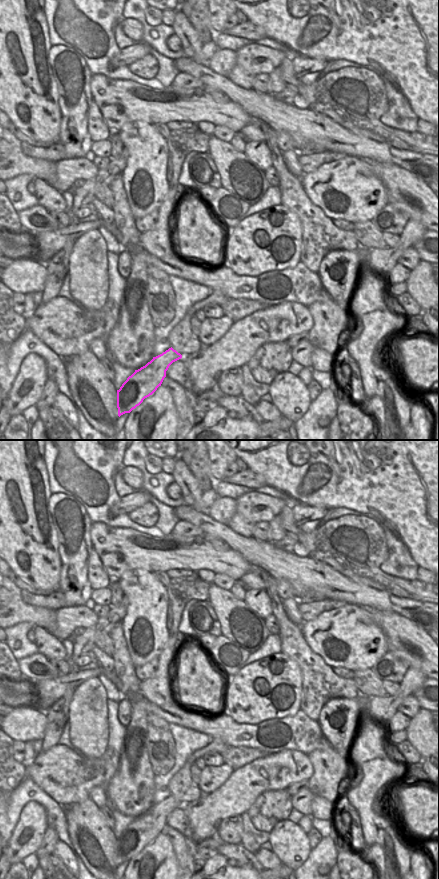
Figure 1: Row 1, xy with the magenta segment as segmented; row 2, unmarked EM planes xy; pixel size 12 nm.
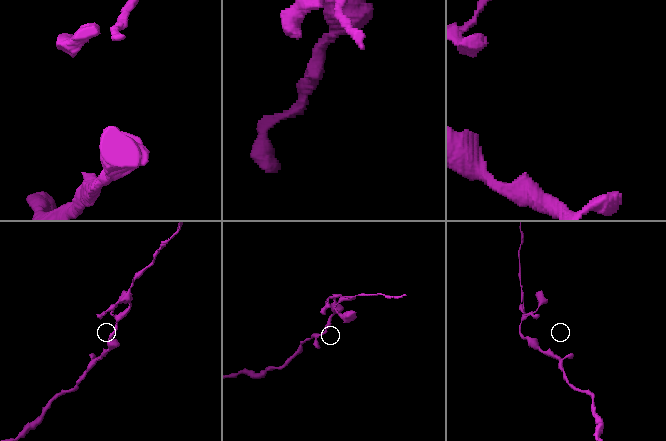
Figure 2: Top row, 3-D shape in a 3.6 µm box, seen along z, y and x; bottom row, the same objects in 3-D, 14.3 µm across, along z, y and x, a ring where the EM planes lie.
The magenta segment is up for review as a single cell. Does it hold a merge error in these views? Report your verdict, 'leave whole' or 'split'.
leave whole

